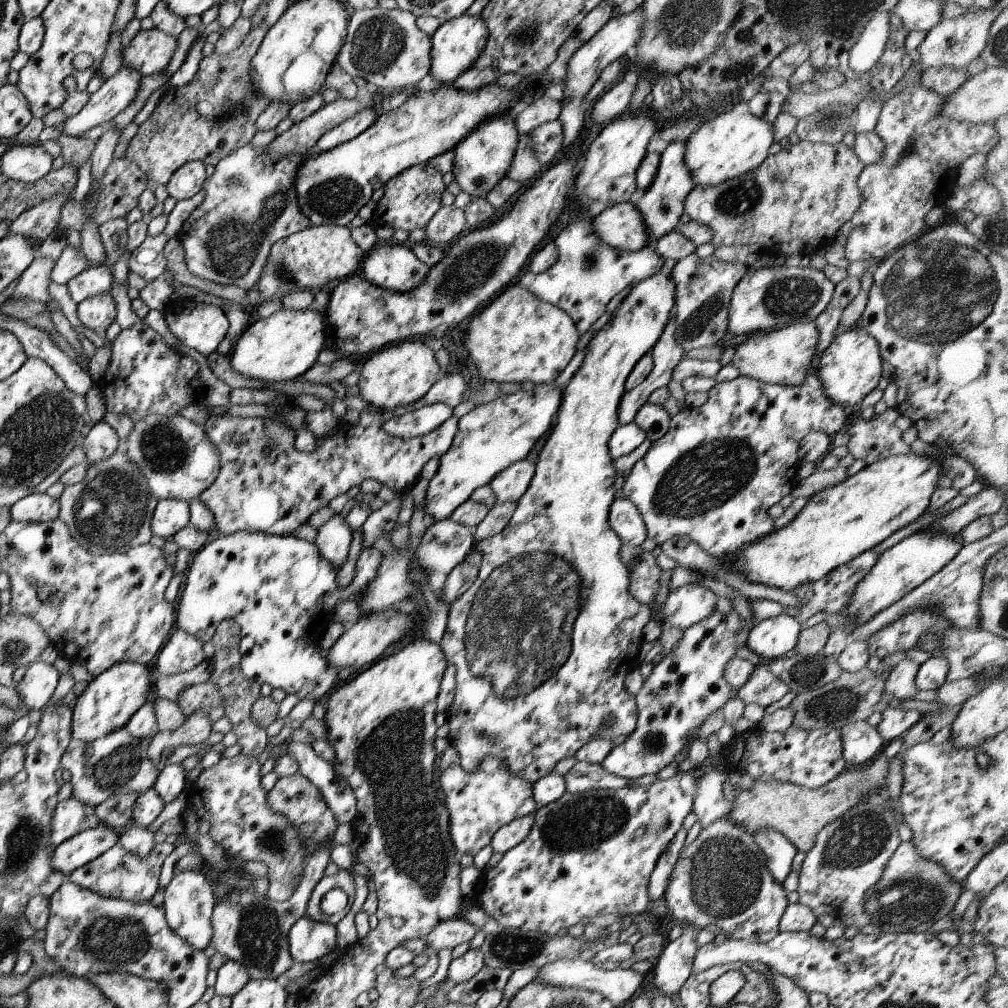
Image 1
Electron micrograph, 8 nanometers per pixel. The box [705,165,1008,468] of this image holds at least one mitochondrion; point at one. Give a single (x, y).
(935, 294)

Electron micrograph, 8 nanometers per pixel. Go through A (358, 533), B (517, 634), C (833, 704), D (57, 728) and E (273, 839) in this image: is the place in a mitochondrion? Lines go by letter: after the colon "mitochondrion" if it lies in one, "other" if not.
A: other
B: mitochondrion
C: mitochondrion
D: other
E: mitochondrion

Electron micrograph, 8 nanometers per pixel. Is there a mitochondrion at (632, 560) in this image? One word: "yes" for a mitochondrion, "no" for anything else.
yes

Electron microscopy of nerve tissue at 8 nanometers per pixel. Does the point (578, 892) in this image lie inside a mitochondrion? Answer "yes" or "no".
no

